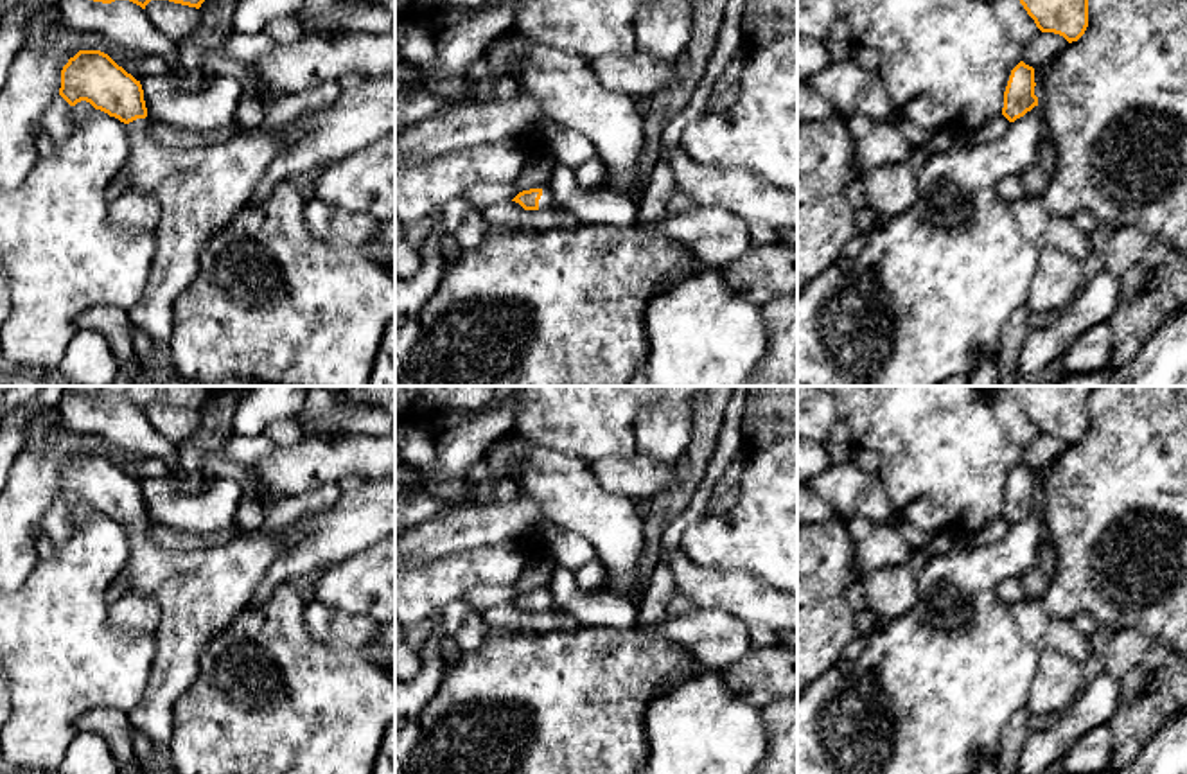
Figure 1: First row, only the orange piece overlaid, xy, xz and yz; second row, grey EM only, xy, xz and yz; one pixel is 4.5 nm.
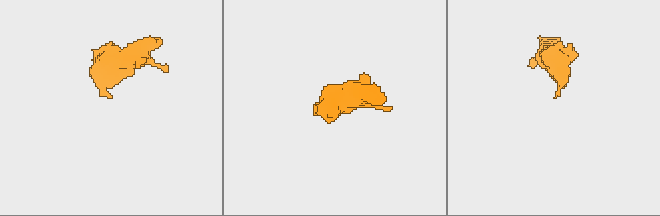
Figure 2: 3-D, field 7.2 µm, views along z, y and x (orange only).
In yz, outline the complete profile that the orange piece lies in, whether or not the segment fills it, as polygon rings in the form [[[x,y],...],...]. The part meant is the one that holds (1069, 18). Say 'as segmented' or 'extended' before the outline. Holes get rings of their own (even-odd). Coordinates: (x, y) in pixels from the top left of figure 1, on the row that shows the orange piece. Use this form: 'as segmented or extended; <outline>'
as segmented; [[[1020,0],[1042,32],[1077,41],[1088,27],[1088,0]]]

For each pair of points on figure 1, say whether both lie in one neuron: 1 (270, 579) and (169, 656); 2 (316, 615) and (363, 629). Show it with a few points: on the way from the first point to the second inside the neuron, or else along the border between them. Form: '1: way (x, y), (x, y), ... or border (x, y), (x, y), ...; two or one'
1: border (277, 555), (248, 604); two
2: way (327, 625), (352, 629); one

